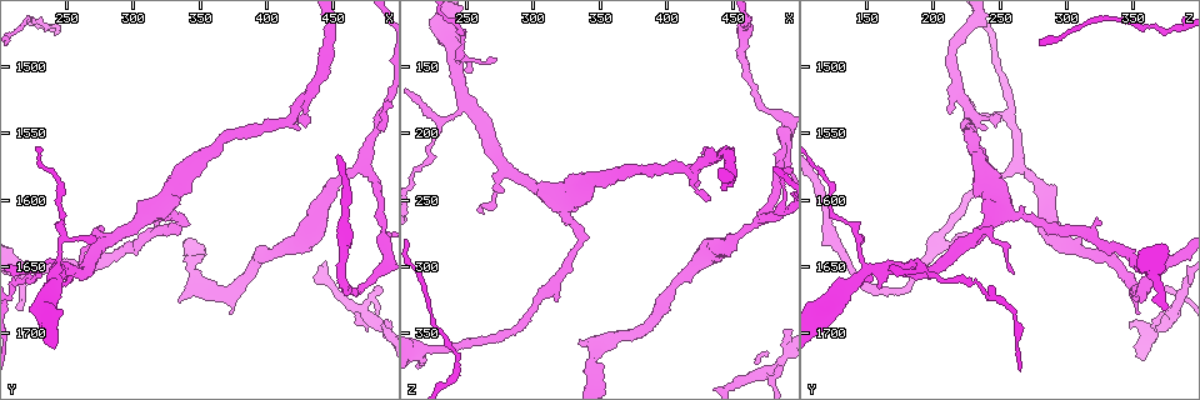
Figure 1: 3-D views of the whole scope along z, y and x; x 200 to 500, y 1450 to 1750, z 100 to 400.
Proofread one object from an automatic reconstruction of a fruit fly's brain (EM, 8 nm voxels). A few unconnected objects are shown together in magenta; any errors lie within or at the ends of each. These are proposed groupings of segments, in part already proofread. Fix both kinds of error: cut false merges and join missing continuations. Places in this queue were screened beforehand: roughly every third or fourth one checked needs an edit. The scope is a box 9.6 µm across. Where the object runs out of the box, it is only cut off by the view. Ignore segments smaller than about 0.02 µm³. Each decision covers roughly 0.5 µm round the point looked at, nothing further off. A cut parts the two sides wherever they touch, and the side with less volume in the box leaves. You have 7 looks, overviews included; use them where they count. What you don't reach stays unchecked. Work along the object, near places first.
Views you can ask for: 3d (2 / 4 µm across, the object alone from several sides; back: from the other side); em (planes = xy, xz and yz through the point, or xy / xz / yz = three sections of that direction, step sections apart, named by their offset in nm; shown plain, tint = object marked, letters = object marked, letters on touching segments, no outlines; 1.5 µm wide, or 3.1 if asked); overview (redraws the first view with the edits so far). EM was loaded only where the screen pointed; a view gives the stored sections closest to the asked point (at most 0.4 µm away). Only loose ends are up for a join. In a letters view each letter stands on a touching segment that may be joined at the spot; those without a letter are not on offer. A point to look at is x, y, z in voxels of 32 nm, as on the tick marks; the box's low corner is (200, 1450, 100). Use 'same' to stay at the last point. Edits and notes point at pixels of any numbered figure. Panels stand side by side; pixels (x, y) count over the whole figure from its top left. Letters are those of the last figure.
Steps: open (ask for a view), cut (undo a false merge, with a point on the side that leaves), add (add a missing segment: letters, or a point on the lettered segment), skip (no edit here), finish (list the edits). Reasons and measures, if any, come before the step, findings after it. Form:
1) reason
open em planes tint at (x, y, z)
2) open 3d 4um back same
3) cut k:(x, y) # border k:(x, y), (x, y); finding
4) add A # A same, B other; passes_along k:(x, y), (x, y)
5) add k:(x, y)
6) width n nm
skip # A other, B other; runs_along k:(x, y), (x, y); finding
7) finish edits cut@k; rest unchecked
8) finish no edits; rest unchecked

an open end
open em yz step 8 letters at (334, 1676, 356)

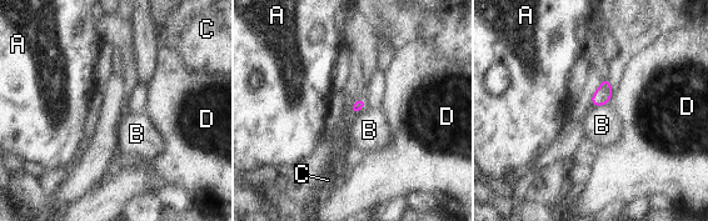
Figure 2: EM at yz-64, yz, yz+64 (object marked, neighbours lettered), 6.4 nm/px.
open em xz step 8 letters same

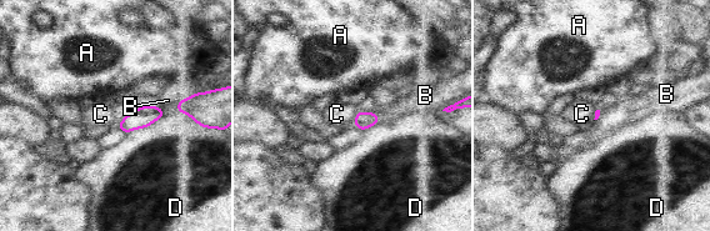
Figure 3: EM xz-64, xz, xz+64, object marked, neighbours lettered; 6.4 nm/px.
longest_contact D 300 nm
skip # A other, B other, C other, D other; border 3:(358, 111), (351, 124); no lettered segment goes on from it

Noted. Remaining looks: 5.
open 3d 4um at (472, 1684, 382)

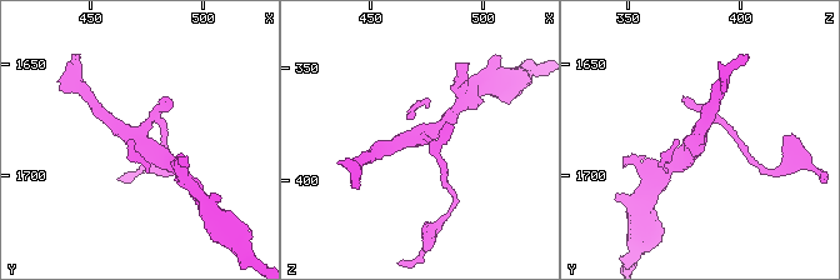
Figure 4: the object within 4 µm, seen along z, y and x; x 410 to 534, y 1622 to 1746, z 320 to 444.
open em planes letters at (471, 1684, 381)

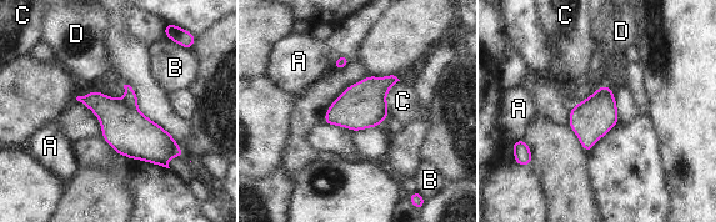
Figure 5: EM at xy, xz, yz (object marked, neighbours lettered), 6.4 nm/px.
width 260 nm
cut 5:(130, 99) # A other, B other, C other, D other; border 5:(121, 100), (128, 106), (136, 109); two cells meet here

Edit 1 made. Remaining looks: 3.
see it whole again
open overview

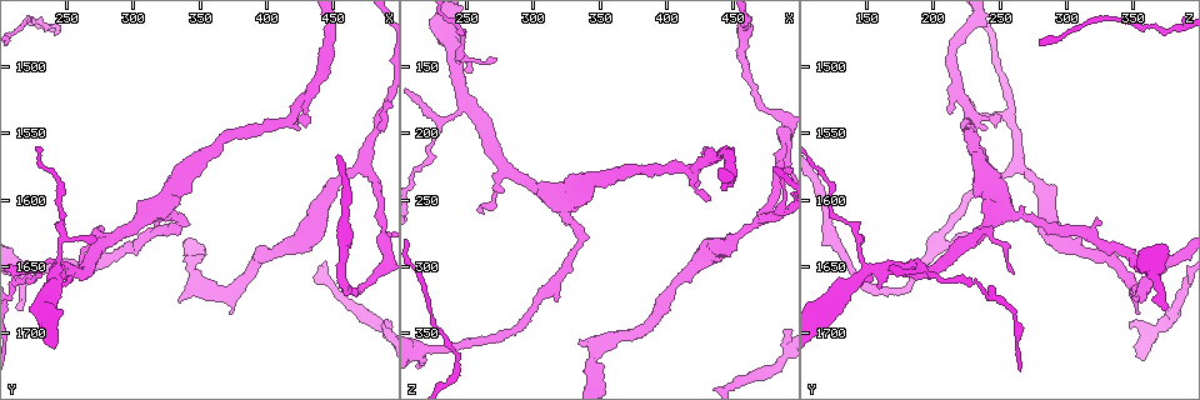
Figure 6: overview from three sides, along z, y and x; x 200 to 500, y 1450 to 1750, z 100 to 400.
sudden change in width
open 3d 2um at (448, 1598, 282)

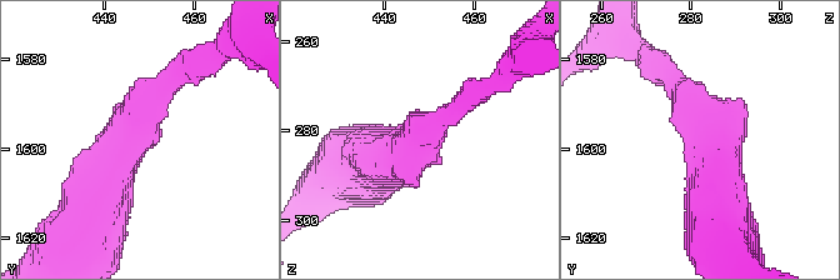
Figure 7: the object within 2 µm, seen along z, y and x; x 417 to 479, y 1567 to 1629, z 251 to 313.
arm_widths 200, 440 nm; need the tissue
open em planes letters at (447, 1596, 284)

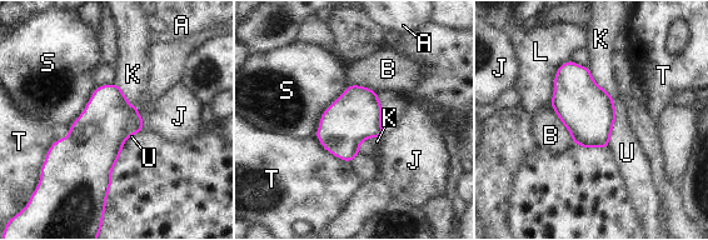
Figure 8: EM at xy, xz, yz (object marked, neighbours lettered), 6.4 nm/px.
width 320 nm
skip # A other, B other, J other, K other, L other, S other, T other, U other; border 8:(617, 118), (608, 146); all the same cell

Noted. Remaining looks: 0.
finish edits cut@5; rest unchecked

